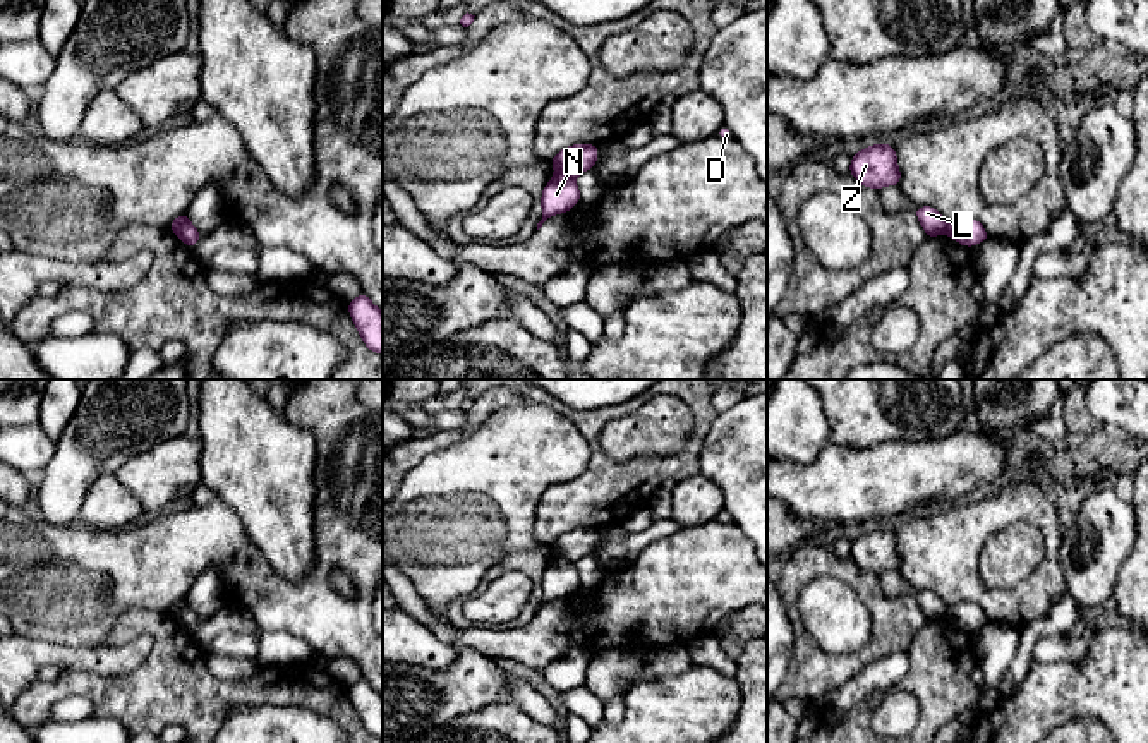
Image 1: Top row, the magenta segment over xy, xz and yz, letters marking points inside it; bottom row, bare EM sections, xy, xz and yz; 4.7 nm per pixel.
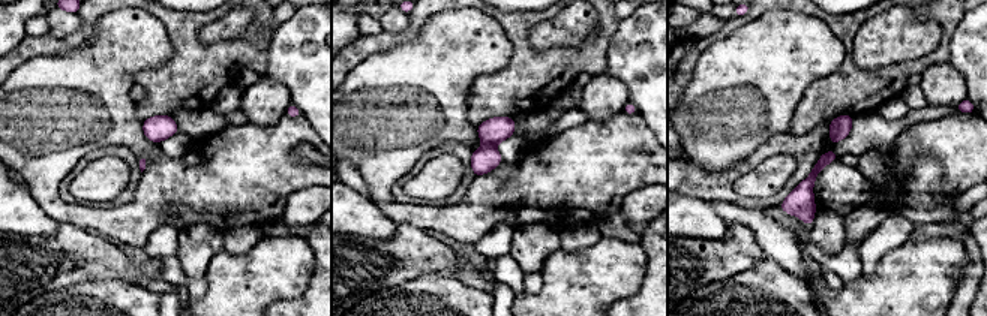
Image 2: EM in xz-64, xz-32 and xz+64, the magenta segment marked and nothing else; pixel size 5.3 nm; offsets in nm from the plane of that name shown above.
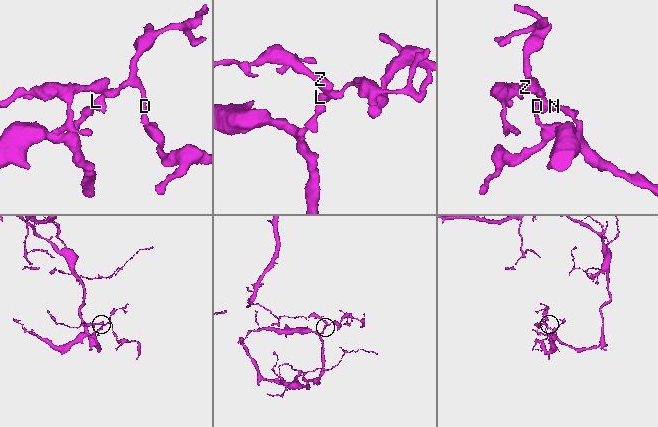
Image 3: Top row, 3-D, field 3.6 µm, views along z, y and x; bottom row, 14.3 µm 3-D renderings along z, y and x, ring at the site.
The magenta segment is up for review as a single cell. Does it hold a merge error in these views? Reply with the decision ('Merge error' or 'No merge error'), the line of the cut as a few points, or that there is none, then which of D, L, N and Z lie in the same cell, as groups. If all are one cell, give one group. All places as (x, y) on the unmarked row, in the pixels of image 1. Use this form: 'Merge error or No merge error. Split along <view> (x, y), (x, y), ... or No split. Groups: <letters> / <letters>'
Merge error. Split along xz (556, 555), (572, 563). Groups: D L Z / N

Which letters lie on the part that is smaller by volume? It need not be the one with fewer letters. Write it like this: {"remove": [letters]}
{"remove": ["D", "L", "Z"]}

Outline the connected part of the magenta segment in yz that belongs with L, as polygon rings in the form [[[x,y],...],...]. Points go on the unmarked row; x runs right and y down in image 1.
[[[921,590],[913,595],[918,601],[928,623],[937,621],[946,616],[947,607],[935,592]]]

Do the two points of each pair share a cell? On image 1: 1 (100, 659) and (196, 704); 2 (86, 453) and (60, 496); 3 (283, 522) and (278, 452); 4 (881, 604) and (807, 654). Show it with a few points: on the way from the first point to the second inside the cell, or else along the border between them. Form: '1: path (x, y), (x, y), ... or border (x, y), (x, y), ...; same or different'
1: border (151, 639), (148, 656), (129, 673), (88, 673); different
2: path (76, 464), (62, 486); same
3: path (278, 505), (278, 469); same
4: path (881, 632), (881, 639), (858, 661), (834, 663); same

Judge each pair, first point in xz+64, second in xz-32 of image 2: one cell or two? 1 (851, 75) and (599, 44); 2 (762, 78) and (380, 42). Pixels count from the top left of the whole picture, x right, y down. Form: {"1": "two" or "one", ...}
{"1": "one", "2": "two"}

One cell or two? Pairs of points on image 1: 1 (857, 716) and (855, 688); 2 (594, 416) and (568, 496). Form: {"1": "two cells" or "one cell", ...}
{"1": "two cells", "2": "one cell"}

